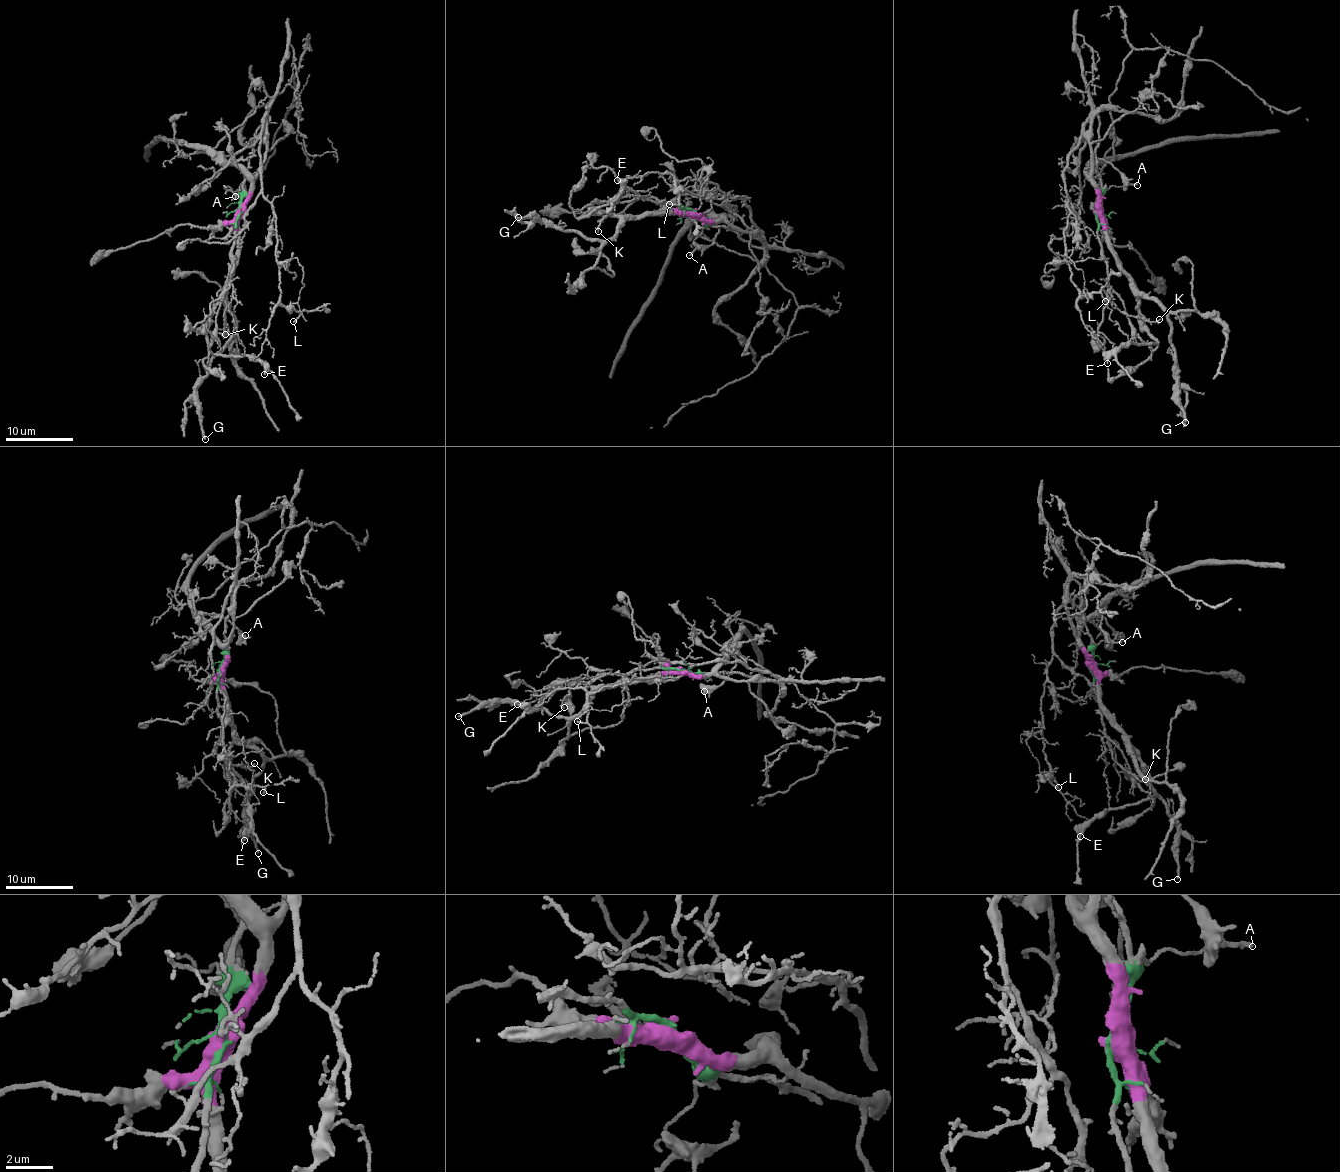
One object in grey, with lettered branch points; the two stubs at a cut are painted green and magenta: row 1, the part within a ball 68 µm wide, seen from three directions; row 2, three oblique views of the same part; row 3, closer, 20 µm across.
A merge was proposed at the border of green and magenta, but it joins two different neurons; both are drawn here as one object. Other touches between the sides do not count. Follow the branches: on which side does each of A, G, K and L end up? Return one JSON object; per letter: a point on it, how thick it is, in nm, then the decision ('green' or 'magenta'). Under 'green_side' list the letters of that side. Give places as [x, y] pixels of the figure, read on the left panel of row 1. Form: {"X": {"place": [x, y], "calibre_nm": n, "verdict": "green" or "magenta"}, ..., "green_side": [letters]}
{"A": {"place": [235, 196], "calibre_nm": 200, "verdict": "magenta"}, "G": {"place": [205, 439], "calibre_nm": 200, "verdict": "magenta"}, "K": {"place": [225, 334], "calibre_nm": 160, "verdict": "green"}, "L": {"place": [293, 321], "calibre_nm": 160, "verdict": "green"}, "green_side": ["K", "L"]}

